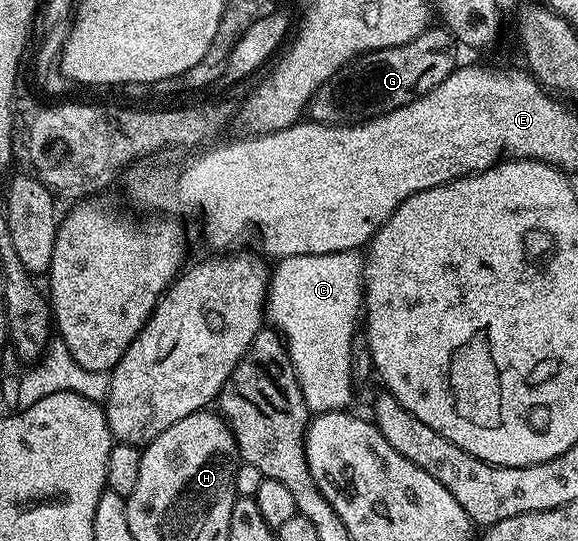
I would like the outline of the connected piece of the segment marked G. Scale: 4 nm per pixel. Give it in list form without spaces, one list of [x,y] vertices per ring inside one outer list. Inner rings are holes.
[[[431,26],[420,33],[420,37],[404,45],[370,51],[349,67],[337,71],[310,98],[309,118],[316,123],[361,123],[363,119],[375,119],[377,115],[400,109],[416,101],[416,97],[424,97],[424,93],[436,89],[436,85],[452,74],[456,66],[455,40],[449,31],[437,26]]]

